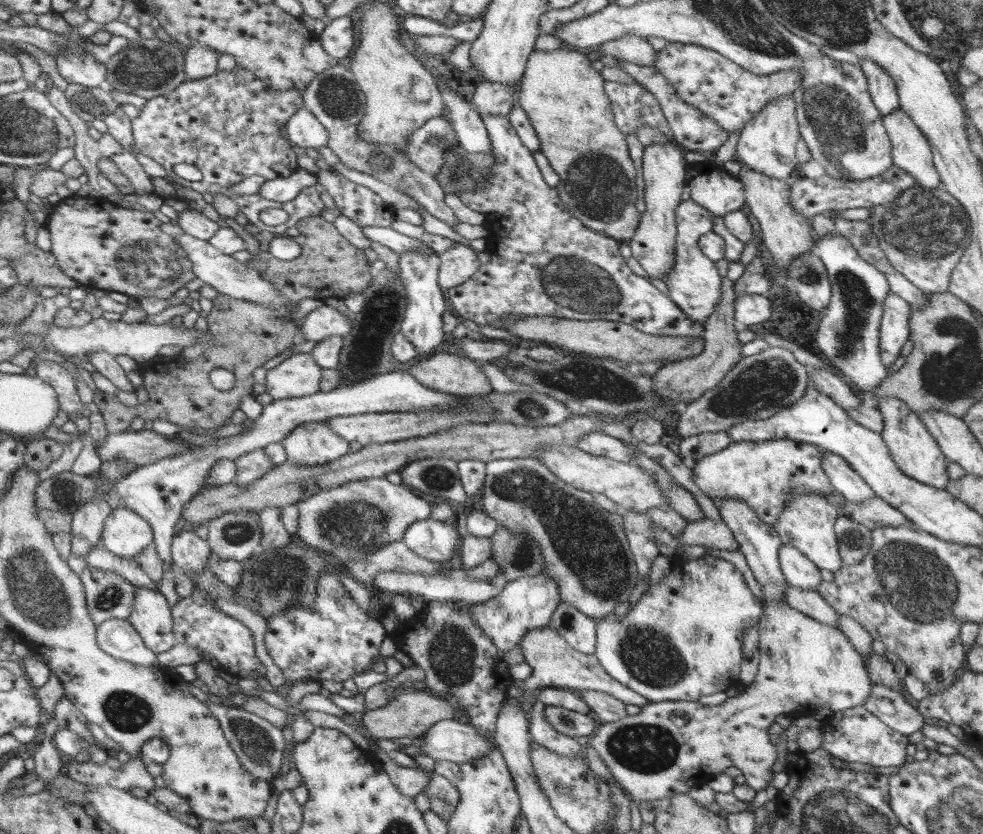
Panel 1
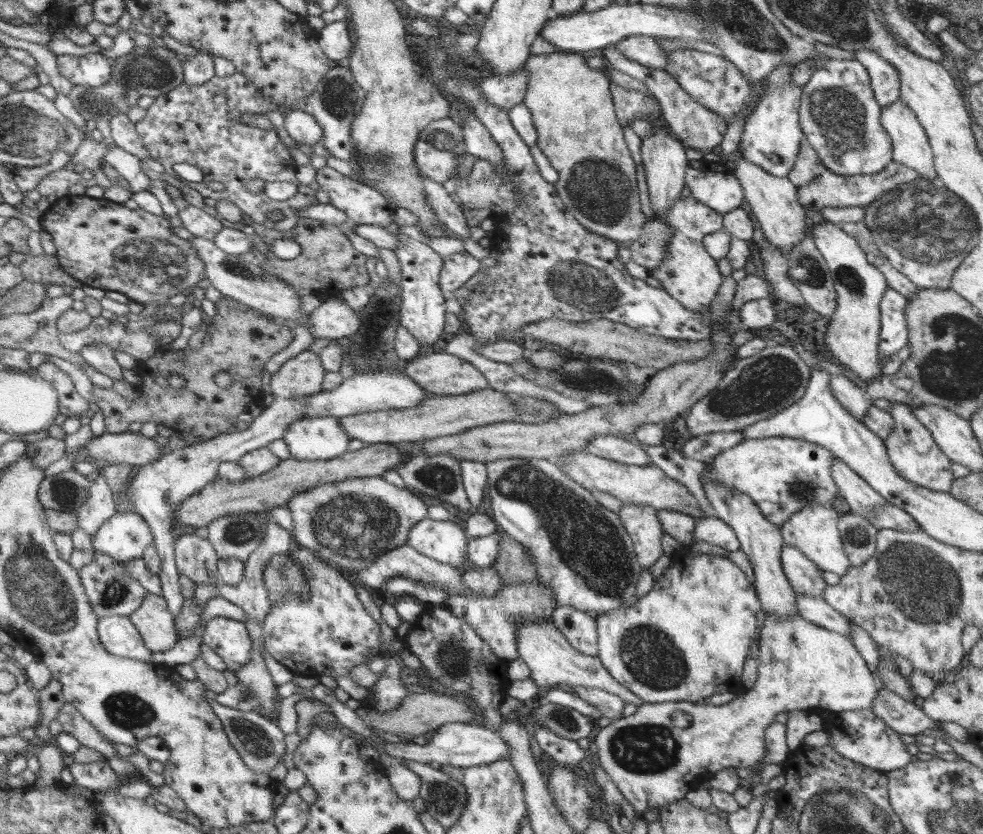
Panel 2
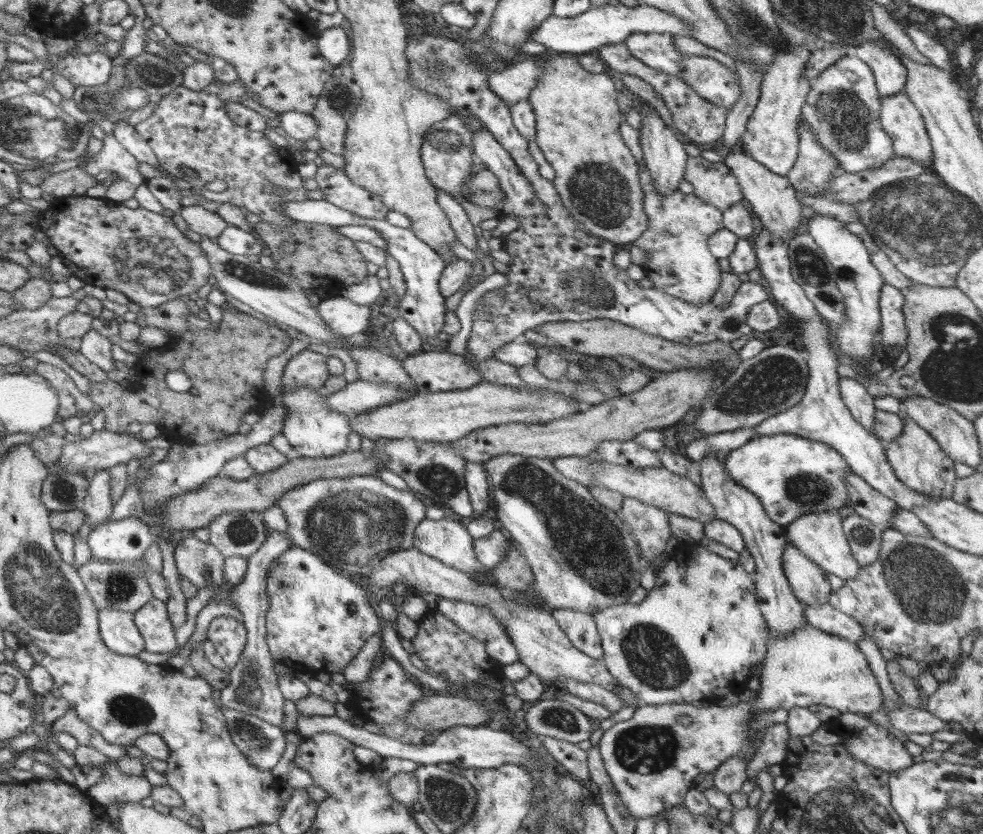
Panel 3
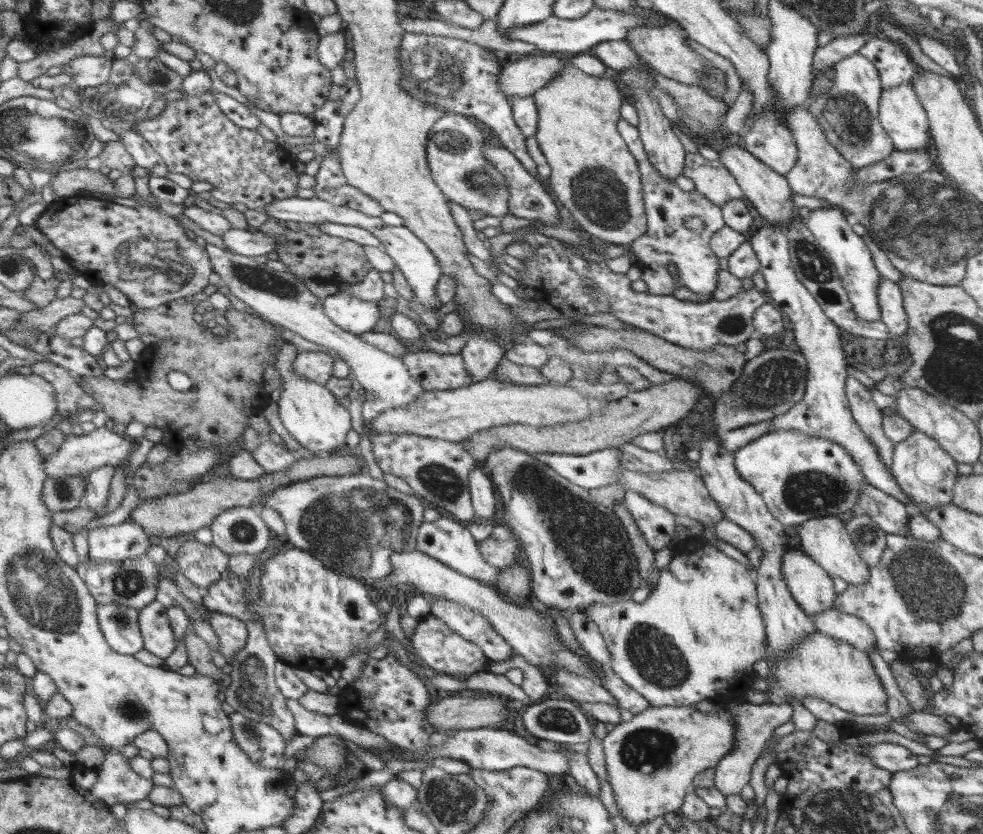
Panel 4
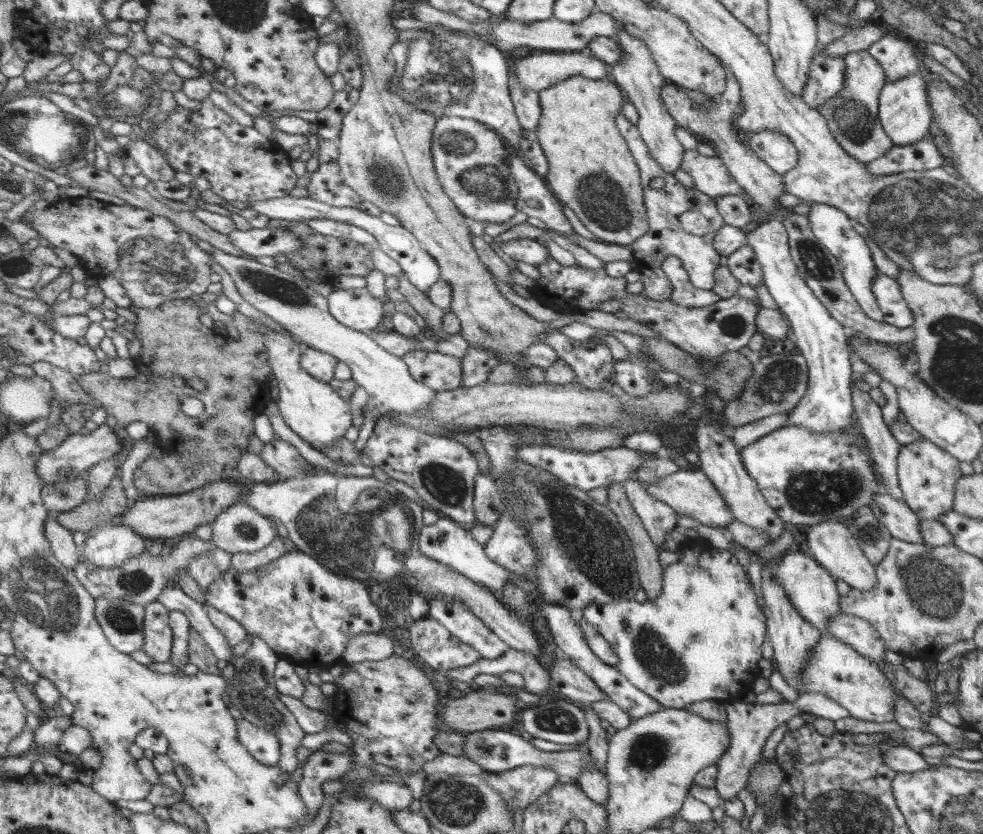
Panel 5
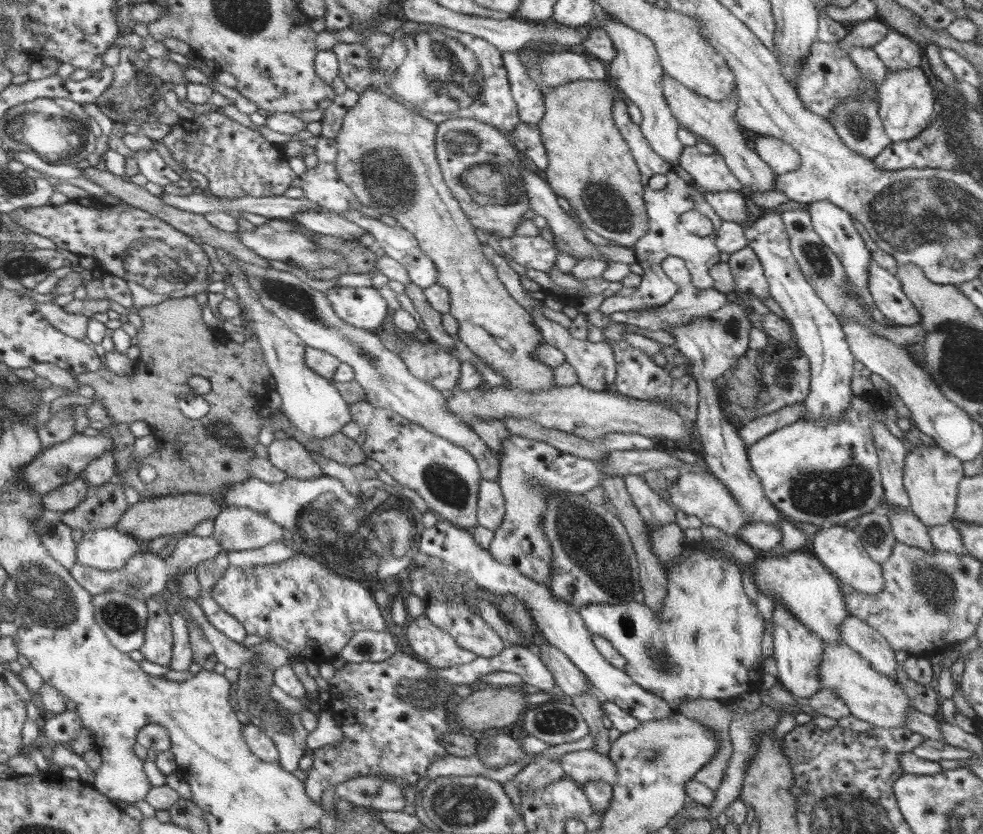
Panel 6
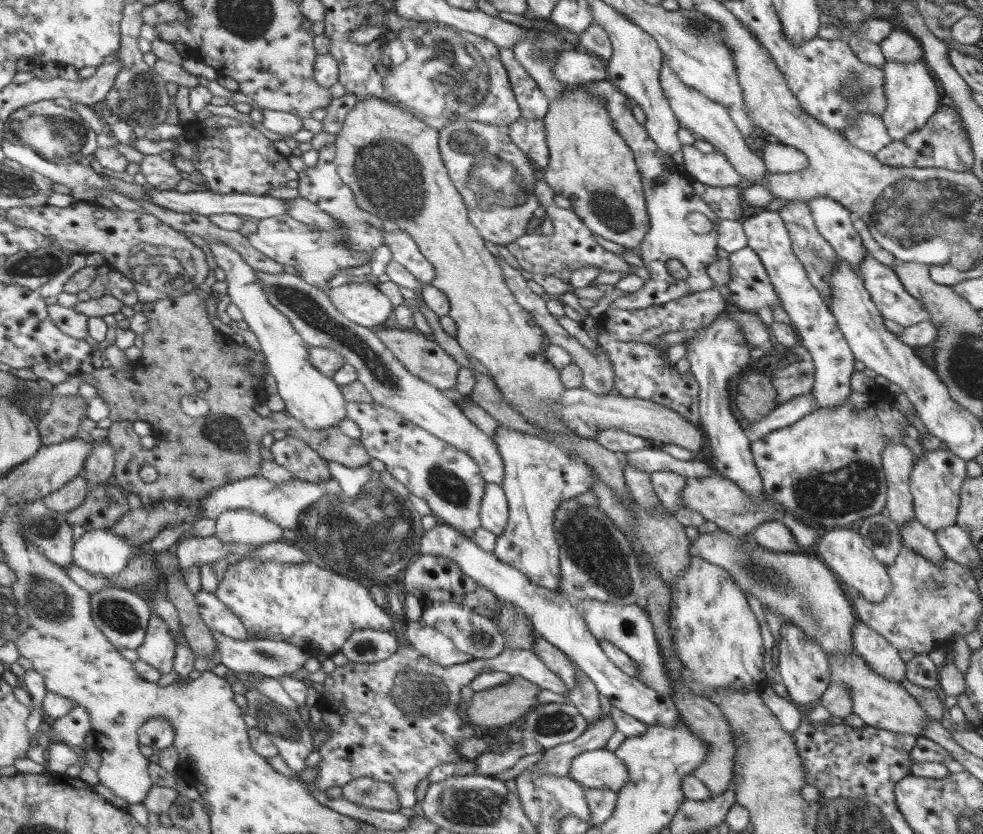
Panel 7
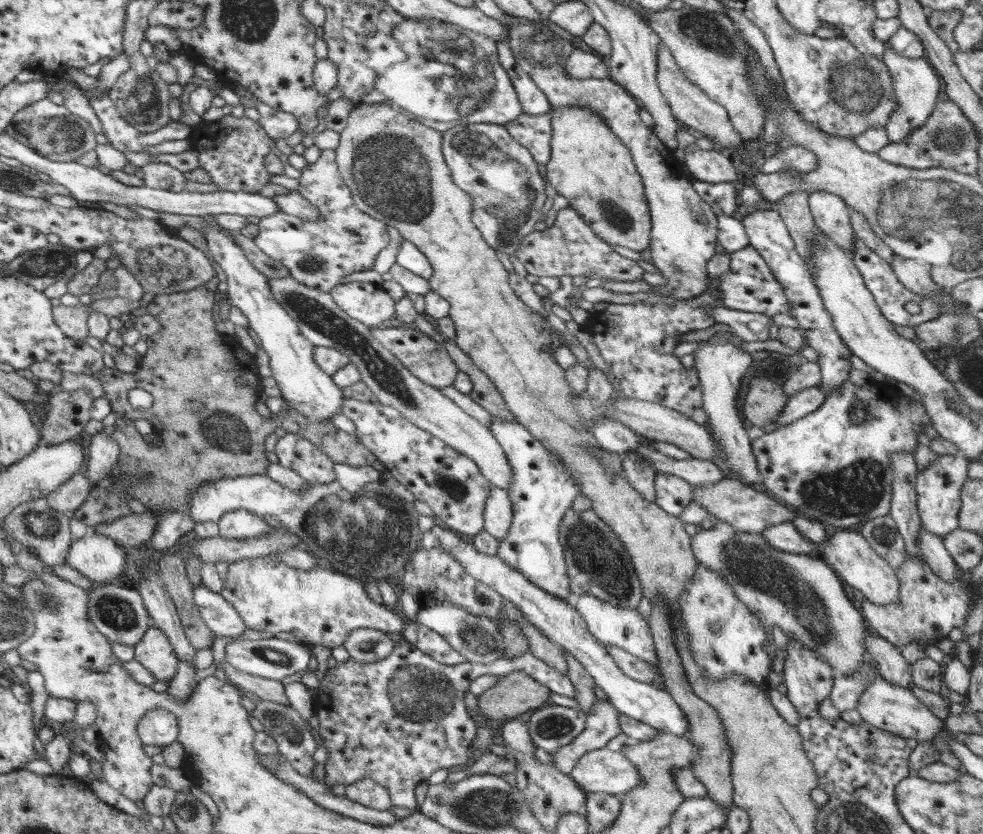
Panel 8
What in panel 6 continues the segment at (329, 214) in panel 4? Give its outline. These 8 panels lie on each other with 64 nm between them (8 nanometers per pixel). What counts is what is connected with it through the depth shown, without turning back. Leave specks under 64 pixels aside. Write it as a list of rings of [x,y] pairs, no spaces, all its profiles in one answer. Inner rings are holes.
[[[198,189],[194,192],[190,191],[190,194],[185,196],[174,196],[174,194],[162,193],[161,200],[162,202],[168,204],[168,206],[198,215],[206,215],[206,213],[216,212],[228,212],[229,215],[232,214],[232,212],[236,214],[236,212],[240,213],[240,211],[242,211],[263,216],[267,219],[280,218],[292,220],[294,218],[294,214],[300,214],[300,212],[312,210],[312,212],[320,212],[320,214],[338,216],[338,218],[344,218],[344,220],[348,220],[348,222],[352,222],[356,224],[356,226],[370,232],[370,234],[372,234],[374,239],[377,241],[376,247],[383,250],[383,252],[385,252],[389,258],[396,260],[396,262],[402,265],[409,274],[411,282],[416,286],[420,286],[420,288],[425,289],[436,283],[438,271],[436,270],[434,262],[430,261],[430,258],[428,258],[428,256],[422,252],[421,248],[418,247],[416,238],[410,232],[408,232],[408,230],[401,228],[398,225],[395,227],[387,226],[386,224],[382,223],[379,218],[374,219],[371,217],[366,217],[354,209],[350,209],[350,211],[346,211],[346,213],[330,213],[330,211],[326,211],[326,209],[316,205],[316,203],[311,202],[305,197],[286,198],[284,196],[266,196],[266,198],[254,198],[252,196],[246,196],[244,198],[234,198],[234,200],[230,200],[230,198],[222,198],[218,196],[205,196]]]

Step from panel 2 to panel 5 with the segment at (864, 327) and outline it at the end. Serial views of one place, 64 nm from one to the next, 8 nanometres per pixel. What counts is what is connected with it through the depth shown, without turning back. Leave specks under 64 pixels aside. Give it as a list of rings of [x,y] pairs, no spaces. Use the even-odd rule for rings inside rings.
[[[814,203],[807,215],[808,224],[817,240],[836,258],[841,266],[841,271],[858,306],[862,308],[862,314],[874,321],[883,322],[884,314],[880,311],[878,302],[872,292],[872,283],[877,273],[877,268],[871,256],[870,248],[866,242],[855,232],[852,227],[852,220],[844,212],[828,206],[828,204]]]

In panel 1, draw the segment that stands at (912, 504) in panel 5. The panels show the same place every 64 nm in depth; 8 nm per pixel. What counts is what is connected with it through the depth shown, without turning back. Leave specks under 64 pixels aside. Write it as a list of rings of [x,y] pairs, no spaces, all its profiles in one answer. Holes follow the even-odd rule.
[[[893,396],[880,398],[879,402],[876,408],[884,418],[884,430],[881,437],[902,474],[918,482],[926,483],[928,486],[945,489],[949,481],[946,459],[942,455],[936,439],[928,432],[921,418],[913,410],[910,410],[904,401]]]

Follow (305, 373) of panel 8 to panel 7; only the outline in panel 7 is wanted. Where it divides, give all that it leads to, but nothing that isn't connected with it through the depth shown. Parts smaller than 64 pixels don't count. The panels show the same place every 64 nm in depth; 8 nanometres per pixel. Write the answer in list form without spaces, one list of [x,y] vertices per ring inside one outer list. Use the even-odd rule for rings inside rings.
[[[226,244],[210,245],[216,264],[226,274],[228,284],[227,294],[231,303],[241,311],[243,320],[248,323],[250,331],[257,336],[268,366],[268,373],[274,376],[278,394],[285,402],[285,410],[297,418],[308,430],[322,430],[336,427],[338,422],[346,417],[346,400],[340,387],[322,372],[315,369],[309,359],[310,345],[294,330],[286,316],[282,316],[270,301],[258,282],[255,270],[242,256]]]

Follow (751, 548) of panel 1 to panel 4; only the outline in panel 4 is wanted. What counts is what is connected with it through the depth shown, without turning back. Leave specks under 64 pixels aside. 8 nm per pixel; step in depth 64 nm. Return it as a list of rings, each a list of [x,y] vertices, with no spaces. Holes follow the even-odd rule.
[[[710,431],[702,434],[702,439],[698,444],[700,451],[700,459],[698,461],[698,469],[710,496],[716,501],[724,519],[731,520],[733,523],[739,524],[744,531],[750,533],[755,540],[755,547],[763,554],[761,563],[756,567],[753,581],[756,583],[757,606],[761,610],[767,643],[773,656],[784,655],[784,651],[792,651],[795,646],[803,640],[807,634],[817,631],[815,622],[809,617],[801,606],[798,606],[794,597],[788,590],[786,581],[781,571],[781,560],[786,549],[786,534],[783,524],[774,518],[774,515],[768,510],[764,499],[756,492],[756,489],[745,481],[740,473],[737,473],[734,462],[732,462],[733,452],[730,452],[725,446],[719,445],[718,434]]]

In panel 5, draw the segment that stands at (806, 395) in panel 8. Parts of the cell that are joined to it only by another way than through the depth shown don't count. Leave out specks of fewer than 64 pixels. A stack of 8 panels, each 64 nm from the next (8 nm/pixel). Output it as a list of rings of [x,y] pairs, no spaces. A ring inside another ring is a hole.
[[[776,413],[754,422],[746,423],[742,426],[734,427],[731,440],[735,442],[738,450],[745,448],[759,438],[770,434],[773,430],[778,430],[787,424],[789,413]]]

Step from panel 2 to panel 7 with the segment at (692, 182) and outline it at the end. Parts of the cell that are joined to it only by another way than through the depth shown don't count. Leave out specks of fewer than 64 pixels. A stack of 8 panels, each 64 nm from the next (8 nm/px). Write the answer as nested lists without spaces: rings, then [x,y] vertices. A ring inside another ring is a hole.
[[[684,145],[680,152],[684,159],[684,173],[692,181],[712,188],[738,188],[745,185],[722,153],[716,150],[704,153],[694,145]]]

